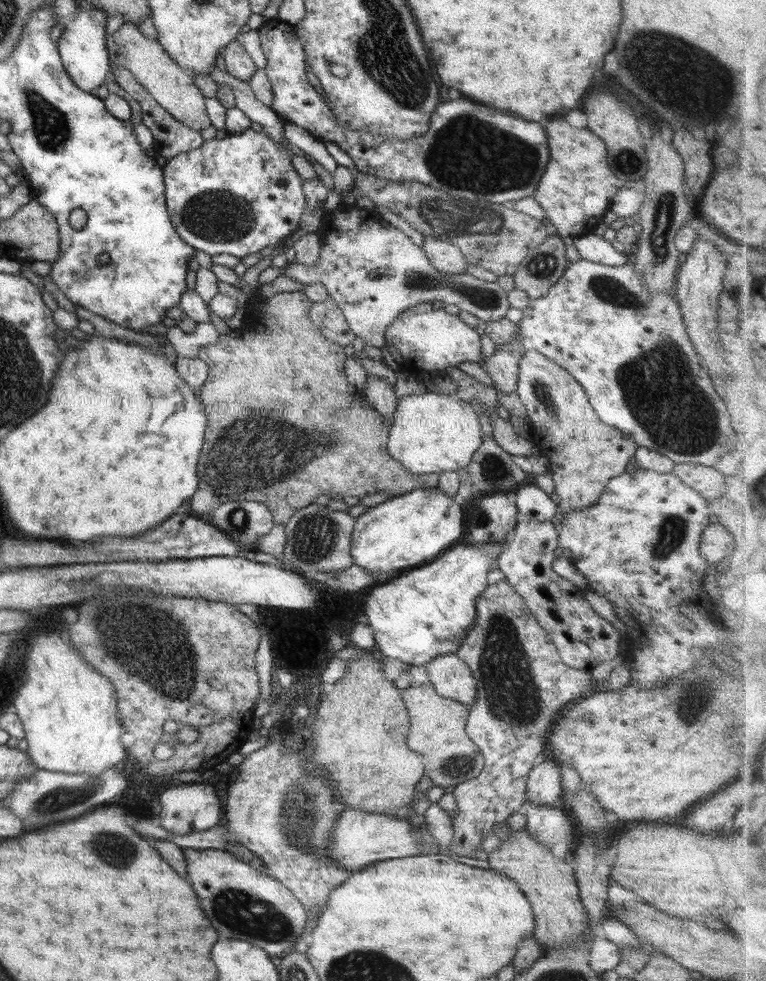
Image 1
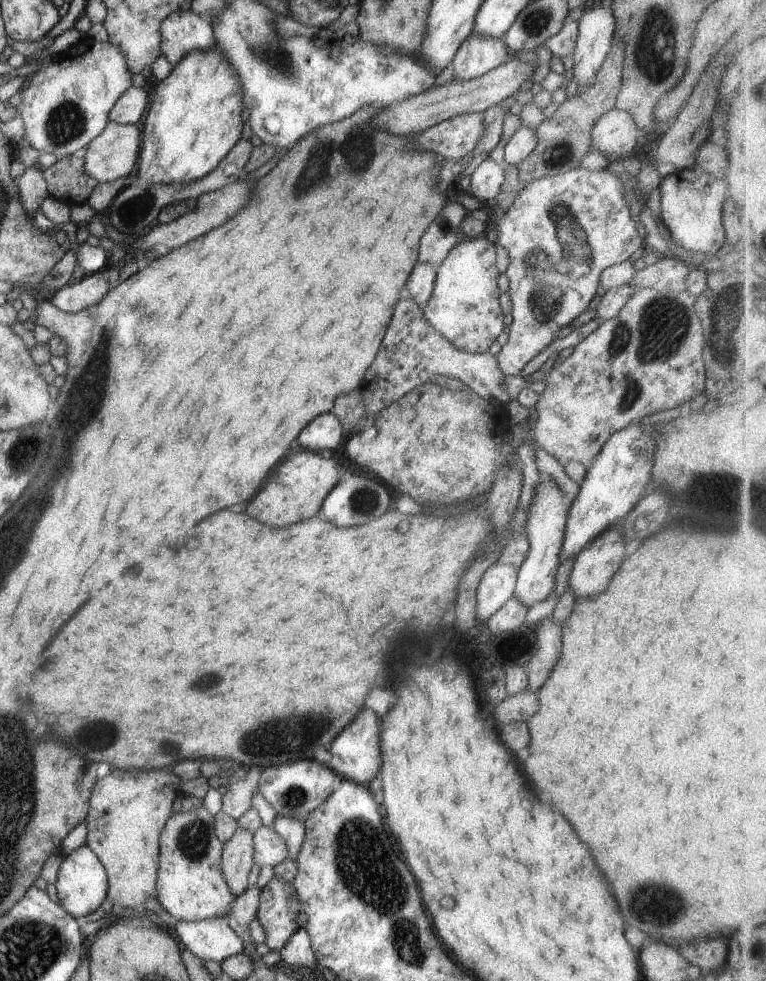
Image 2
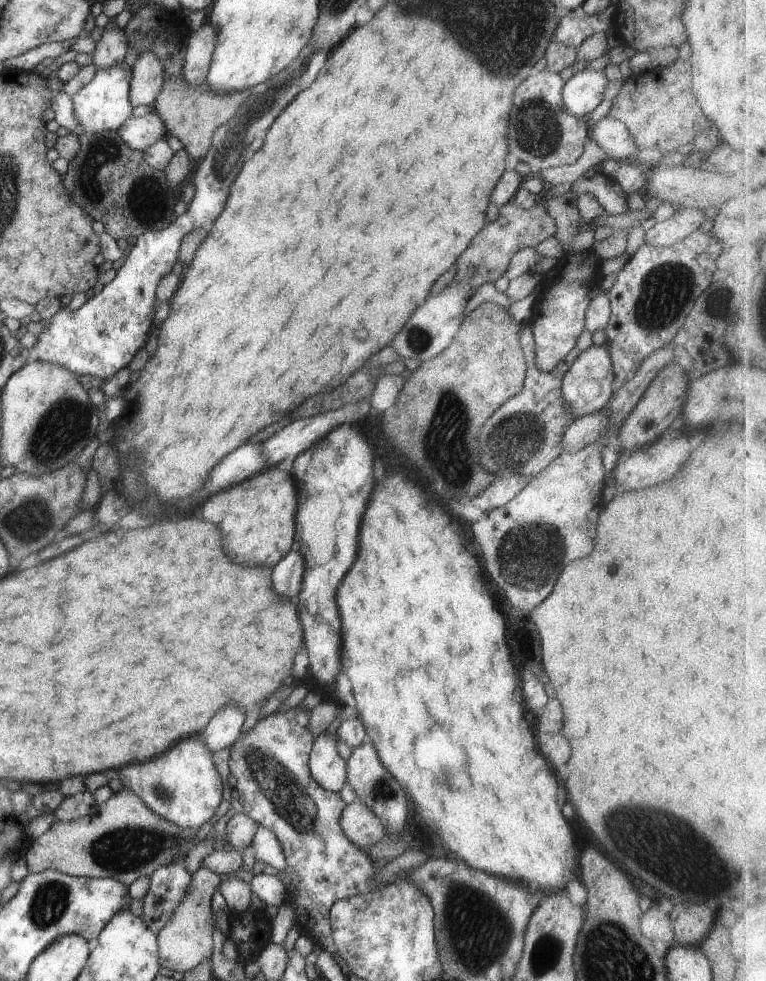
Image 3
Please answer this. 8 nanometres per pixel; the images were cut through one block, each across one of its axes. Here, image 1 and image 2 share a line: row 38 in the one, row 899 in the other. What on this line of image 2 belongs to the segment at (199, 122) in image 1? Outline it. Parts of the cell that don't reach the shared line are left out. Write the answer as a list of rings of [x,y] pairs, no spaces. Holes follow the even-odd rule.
[[[171,768],[158,770],[114,770],[106,778],[98,779],[89,800],[89,813],[85,818],[88,836],[86,845],[104,865],[108,877],[108,894],[105,904],[115,908],[142,908],[150,898],[157,896],[157,876],[159,874],[159,836],[166,821],[174,813],[172,803],[178,797],[196,796],[204,799],[209,790],[208,778],[202,776],[191,781],[183,781]]]

